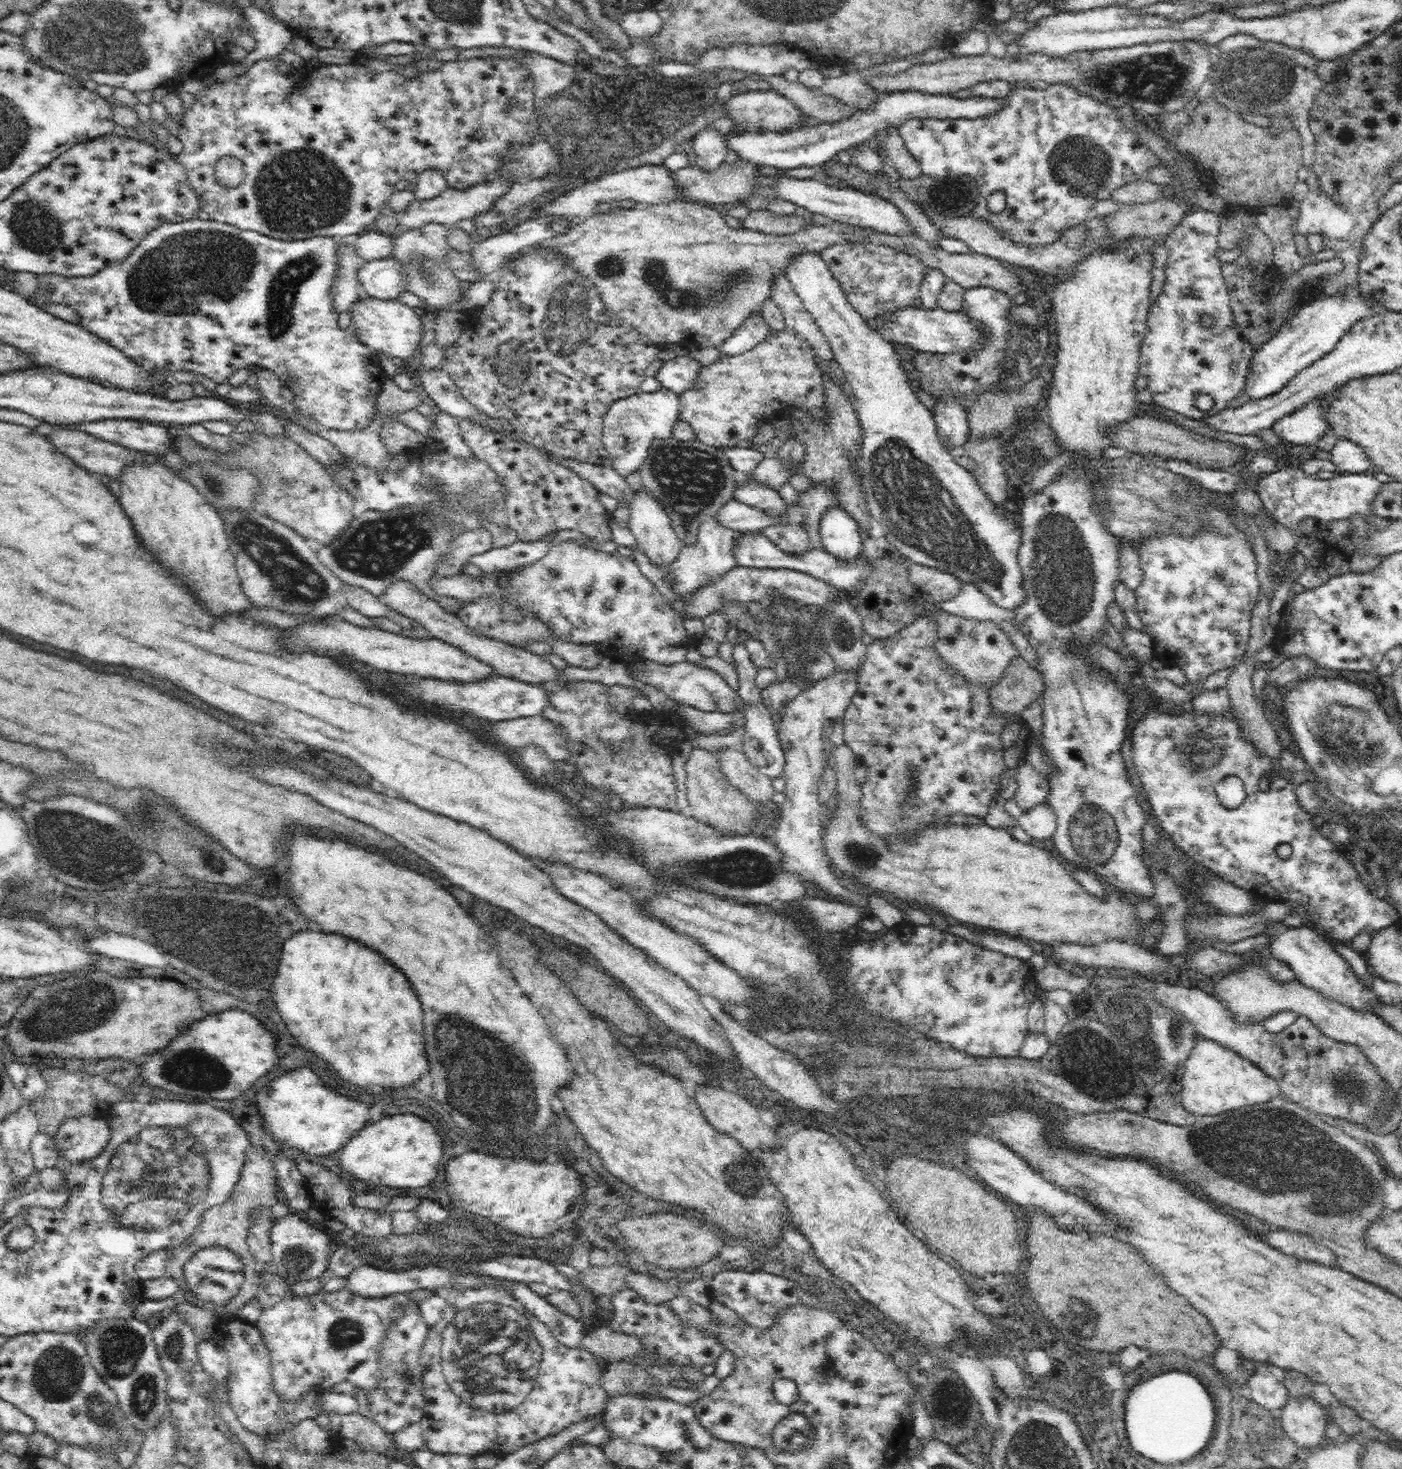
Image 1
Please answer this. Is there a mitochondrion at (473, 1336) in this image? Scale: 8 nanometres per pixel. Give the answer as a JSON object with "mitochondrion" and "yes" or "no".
{"mitochondrion":"yes"}

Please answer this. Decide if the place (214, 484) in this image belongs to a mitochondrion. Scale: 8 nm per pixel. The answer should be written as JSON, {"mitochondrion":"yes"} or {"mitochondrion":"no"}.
{"mitochondrion":"yes"}

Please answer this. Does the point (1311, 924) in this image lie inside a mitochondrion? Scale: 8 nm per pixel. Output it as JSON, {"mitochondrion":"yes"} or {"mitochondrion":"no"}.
{"mitochondrion":"no"}

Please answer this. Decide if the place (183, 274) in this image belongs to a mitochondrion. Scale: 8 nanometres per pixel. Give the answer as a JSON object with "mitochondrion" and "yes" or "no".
{"mitochondrion":"yes"}

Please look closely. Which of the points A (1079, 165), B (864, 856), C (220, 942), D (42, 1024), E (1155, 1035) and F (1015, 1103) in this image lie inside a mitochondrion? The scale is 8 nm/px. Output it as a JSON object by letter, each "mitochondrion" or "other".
{"A":"mitochondrion","B":"mitochondrion","C":"mitochondrion","D":"mitochondrion","E":"mitochondrion","F":"other"}

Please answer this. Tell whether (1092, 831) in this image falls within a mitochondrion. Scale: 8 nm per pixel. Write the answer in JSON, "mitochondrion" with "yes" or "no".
{"mitochondrion":"yes"}

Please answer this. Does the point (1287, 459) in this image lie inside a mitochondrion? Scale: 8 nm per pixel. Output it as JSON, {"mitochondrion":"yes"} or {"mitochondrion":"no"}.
{"mitochondrion":"no"}

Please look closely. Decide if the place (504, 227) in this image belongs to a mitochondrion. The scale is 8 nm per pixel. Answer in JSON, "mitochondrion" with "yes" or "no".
{"mitochondrion":"no"}

